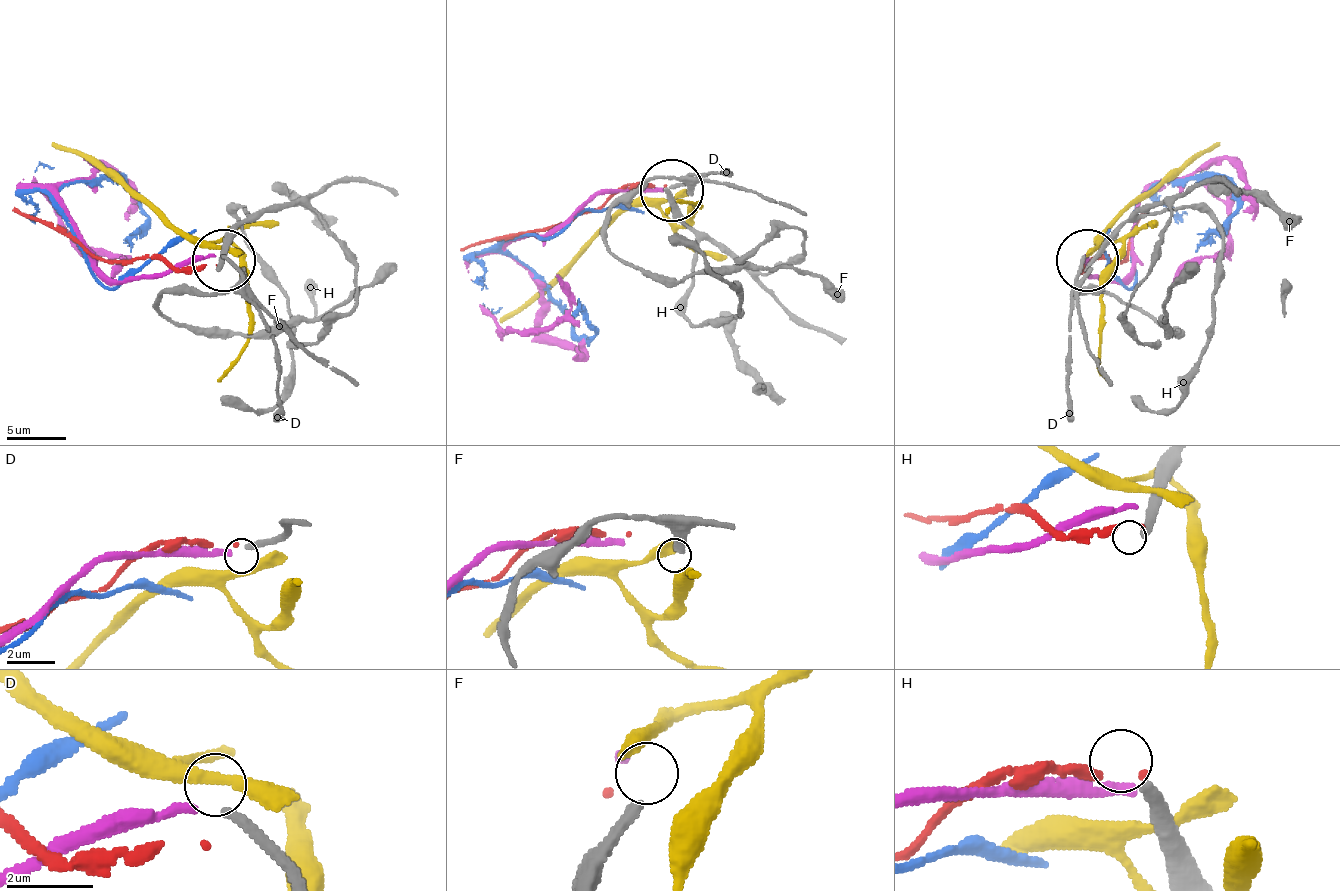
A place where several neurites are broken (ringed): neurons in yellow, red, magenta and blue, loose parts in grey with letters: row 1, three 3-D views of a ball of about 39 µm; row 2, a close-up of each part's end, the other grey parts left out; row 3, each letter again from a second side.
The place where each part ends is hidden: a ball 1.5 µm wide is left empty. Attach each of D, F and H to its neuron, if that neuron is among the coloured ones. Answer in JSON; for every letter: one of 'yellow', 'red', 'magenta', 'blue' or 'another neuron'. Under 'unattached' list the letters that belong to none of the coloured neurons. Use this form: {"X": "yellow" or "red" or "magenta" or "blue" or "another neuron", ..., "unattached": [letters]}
{"D": "another neuron", "F": "another neuron", "H": "another neuron", "unattached": ["D", "F", "H"]}

